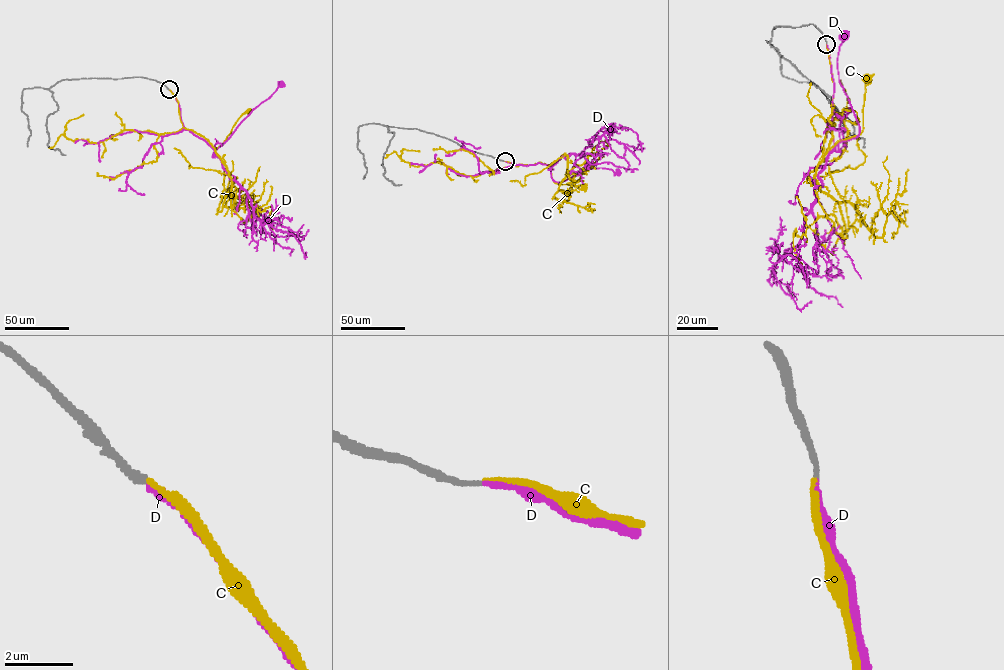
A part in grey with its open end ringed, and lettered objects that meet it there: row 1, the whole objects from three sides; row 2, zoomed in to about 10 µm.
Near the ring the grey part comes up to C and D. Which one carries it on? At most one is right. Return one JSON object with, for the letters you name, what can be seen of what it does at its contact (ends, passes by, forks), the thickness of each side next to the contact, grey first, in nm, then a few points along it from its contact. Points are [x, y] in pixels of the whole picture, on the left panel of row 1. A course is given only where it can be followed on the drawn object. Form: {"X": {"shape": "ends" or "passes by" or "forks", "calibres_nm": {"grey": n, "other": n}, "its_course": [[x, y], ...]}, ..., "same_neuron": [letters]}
{"D": {"shape": "ends", "calibres_nm": {"grey": 180, "other": 170}, "its_course": [[169, 89], [179, 104], [184, 128], [203, 139], [215, 153], [250, 112], [282, 84]]}, "same_neuron": ["D"]}

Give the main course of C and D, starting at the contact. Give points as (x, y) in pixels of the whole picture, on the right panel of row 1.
C: (826, 44), (832, 137), (815, 177), (838, 204), (847, 231), (832, 214), (801, 237), (795, 229), (802, 265)
D: (826, 44), (834, 87), (830, 122), (834, 145), (854, 138), (859, 130), (839, 79), (837, 58), (844, 35)

